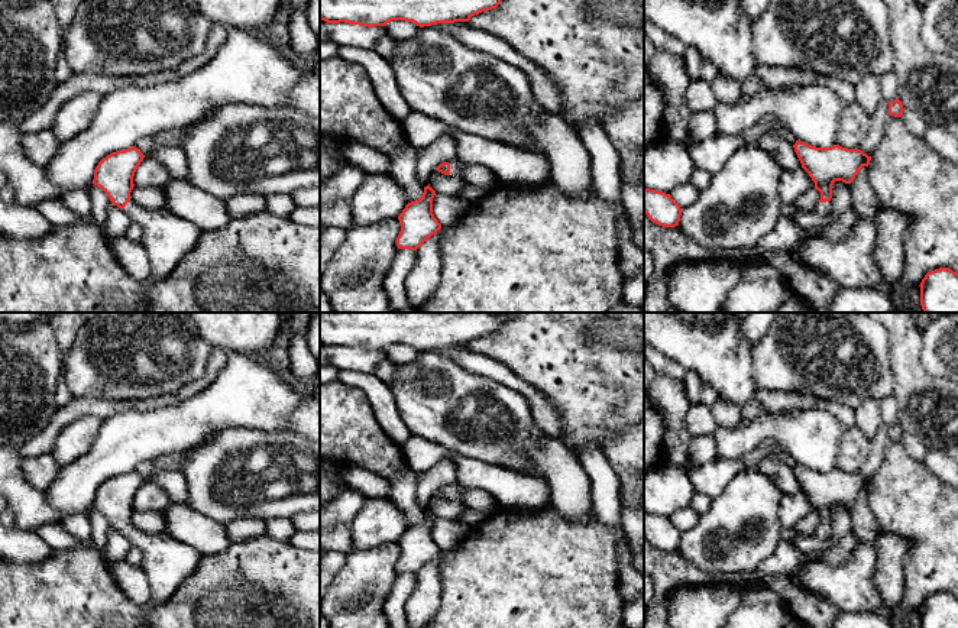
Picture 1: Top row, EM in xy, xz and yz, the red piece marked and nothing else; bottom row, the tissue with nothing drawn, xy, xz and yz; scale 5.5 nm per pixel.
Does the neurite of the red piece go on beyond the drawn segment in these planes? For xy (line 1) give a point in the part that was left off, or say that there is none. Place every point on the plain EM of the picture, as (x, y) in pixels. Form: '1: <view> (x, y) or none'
1: xy (167, 562)

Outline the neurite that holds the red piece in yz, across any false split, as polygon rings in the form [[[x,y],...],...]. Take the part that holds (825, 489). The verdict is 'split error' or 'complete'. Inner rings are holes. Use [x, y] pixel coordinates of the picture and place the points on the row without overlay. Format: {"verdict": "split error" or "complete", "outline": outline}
{"verdict": "split error", "outline": [[[796,464],[794,476],[802,492],[815,506],[815,512],[821,517],[821,524],[815,535],[826,540],[831,535],[832,509],[835,505],[851,508],[862,491],[868,491],[871,480],[860,473],[847,473],[839,469],[831,472],[816,472],[805,466]]]}

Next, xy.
{"verdict": "split error", "outline": [[[136,470],[107,479],[96,491],[93,508],[142,551],[140,567],[152,592],[148,605],[155,606],[168,601],[197,569],[201,553],[169,535],[146,534],[130,524],[133,501],[143,482]]]}

